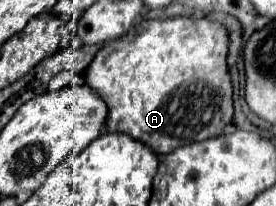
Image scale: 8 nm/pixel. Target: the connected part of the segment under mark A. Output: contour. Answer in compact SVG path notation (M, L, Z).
M167 18L145 20L127 36L105 44L89 68L85 70L85 84L95 90L107 104L107 132L129 134L131 138L149 146L157 156L171 154L179 146L219 136L223 126L231 122L231 78L227 72L227 30L207 18Z

